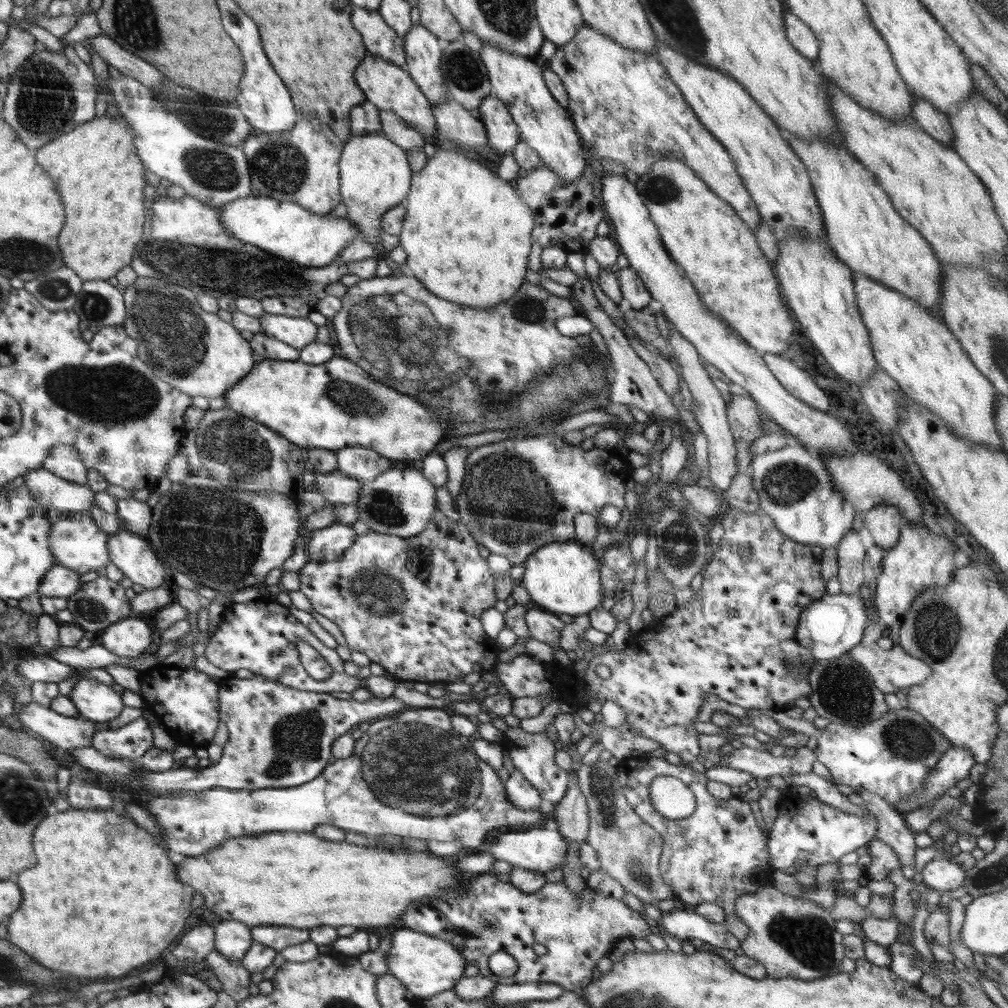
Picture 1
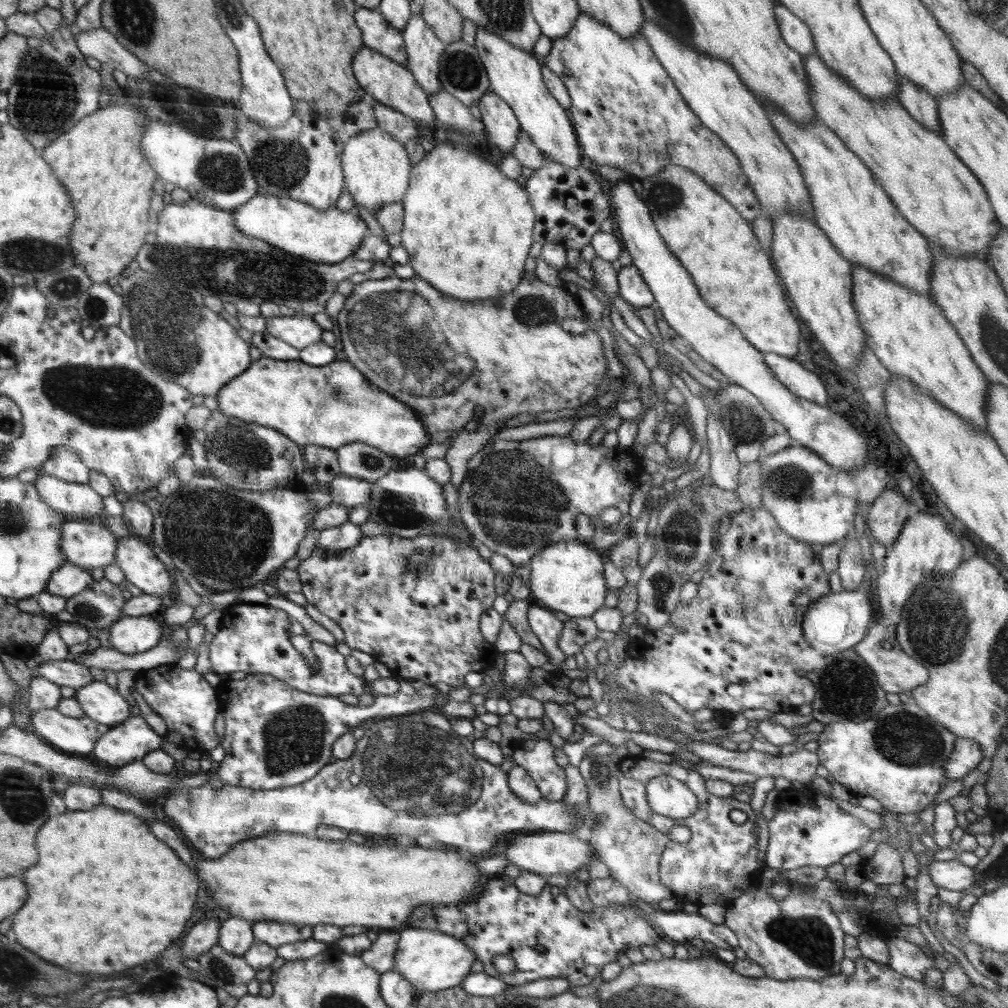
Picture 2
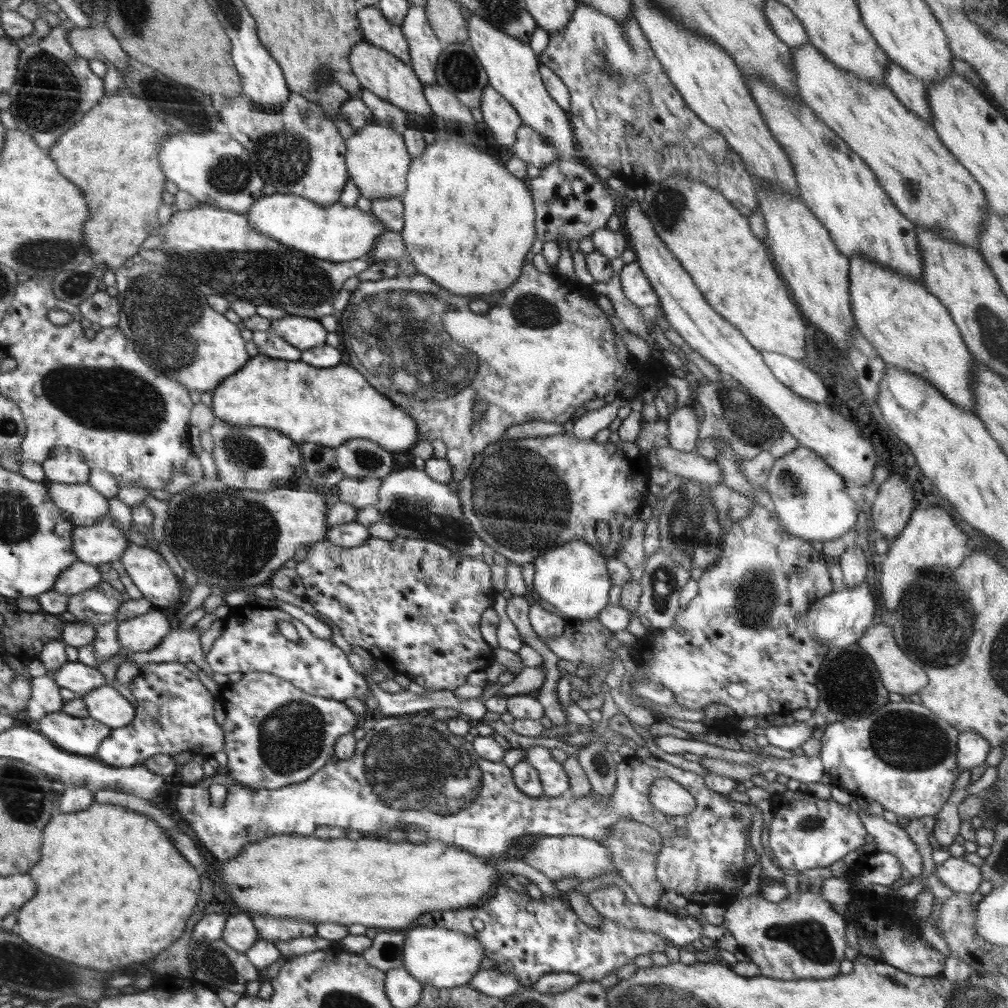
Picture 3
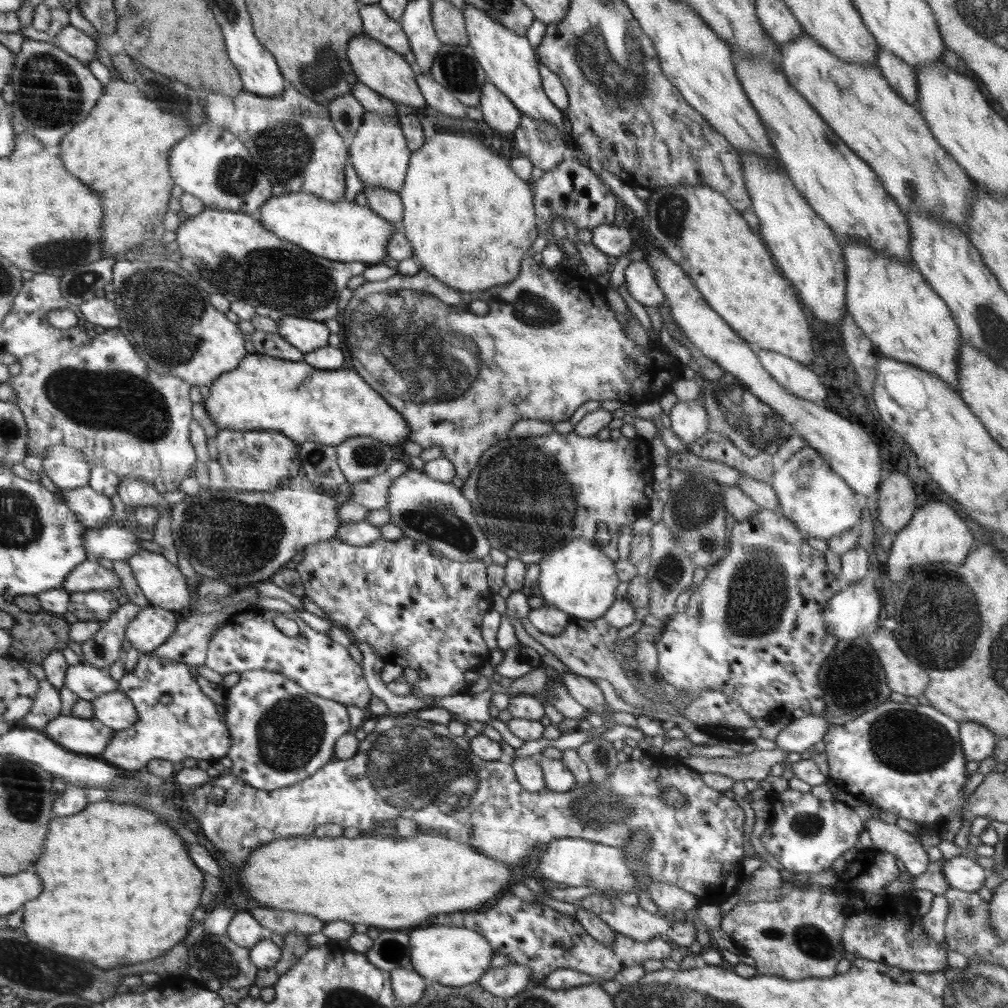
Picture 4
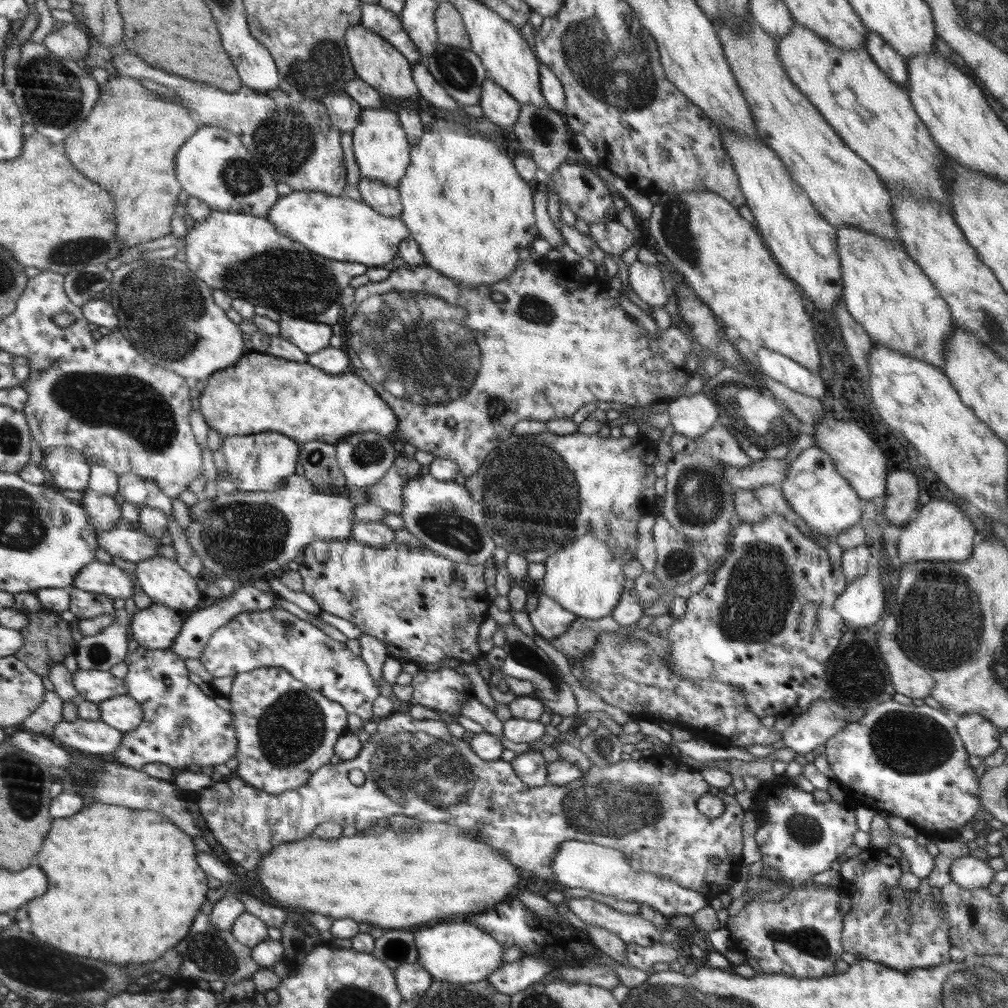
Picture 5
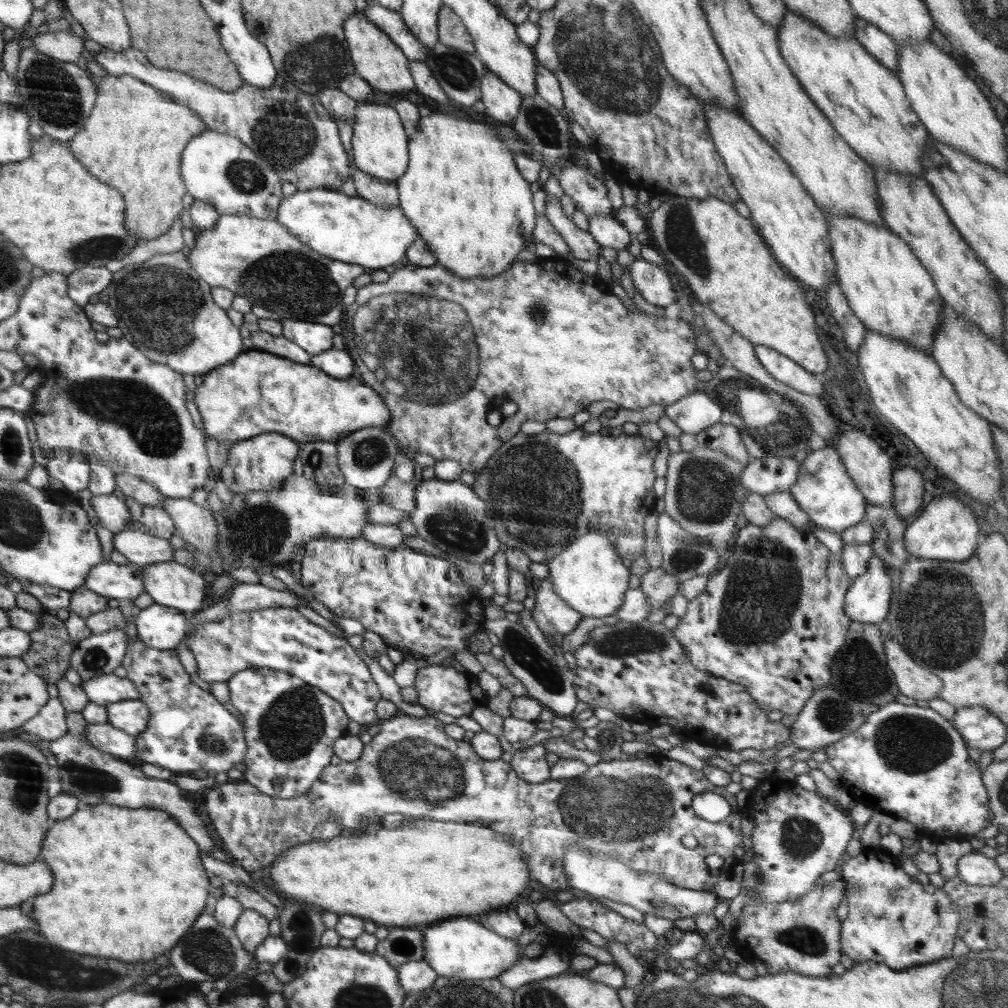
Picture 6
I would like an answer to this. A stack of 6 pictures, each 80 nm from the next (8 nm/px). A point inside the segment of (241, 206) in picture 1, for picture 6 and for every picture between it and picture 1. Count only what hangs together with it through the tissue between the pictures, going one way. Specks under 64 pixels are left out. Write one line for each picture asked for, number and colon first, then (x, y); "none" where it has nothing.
2: (329, 236)
3: (338, 233)
4: (344, 231)
5: (338, 227)
6: (352, 229)

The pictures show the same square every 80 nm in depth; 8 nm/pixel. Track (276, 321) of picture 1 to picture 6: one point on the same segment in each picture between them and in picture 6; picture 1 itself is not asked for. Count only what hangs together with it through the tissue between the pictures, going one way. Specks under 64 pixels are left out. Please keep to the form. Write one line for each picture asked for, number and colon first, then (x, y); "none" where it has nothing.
2: (300, 331)
3: (304, 333)
4: (308, 335)
5: (309, 336)
6: (313, 337)

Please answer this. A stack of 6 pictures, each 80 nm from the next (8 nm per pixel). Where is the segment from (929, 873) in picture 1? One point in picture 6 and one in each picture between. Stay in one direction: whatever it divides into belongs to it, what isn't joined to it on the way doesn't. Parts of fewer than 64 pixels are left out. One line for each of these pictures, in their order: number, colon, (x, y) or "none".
2: (953, 875)
3: (959, 875)
4: (965, 874)
5: (968, 872)
6: (975, 869)

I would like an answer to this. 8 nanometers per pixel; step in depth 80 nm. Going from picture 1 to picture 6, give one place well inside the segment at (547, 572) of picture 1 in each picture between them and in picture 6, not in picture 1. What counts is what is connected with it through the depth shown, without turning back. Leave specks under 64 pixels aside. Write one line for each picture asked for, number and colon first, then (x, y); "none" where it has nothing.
2: (568, 577)
3: (573, 577)
4: (579, 578)
5: (584, 577)
6: (588, 574)

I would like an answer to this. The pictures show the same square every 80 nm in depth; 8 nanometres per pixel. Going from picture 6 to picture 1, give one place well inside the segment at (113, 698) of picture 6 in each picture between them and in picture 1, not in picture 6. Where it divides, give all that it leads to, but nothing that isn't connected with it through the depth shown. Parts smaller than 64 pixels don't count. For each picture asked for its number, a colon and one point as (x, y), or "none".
1: (43, 668)
2: (64, 673)
3: (80, 678)
4: (87, 682)
5: (95, 686)

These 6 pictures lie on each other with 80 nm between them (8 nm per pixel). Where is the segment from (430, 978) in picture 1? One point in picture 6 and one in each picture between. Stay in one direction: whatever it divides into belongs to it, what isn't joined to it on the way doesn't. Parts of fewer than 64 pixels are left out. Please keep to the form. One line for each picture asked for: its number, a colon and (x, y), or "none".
2: (433, 961)
3: (443, 958)
4: (452, 955)
5: (459, 952)
6: (462, 948)

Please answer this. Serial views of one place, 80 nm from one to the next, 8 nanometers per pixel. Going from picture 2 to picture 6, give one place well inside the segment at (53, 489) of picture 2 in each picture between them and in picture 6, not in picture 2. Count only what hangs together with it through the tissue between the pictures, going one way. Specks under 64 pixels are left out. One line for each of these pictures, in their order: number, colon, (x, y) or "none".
3: (89, 506)
4: (96, 509)
5: (104, 512)
6: (112, 513)

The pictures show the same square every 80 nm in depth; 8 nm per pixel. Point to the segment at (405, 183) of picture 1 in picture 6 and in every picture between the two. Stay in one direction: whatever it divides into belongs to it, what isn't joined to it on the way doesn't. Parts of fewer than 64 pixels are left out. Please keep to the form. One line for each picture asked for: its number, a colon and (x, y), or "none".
2: (377, 167)
3: (377, 157)
4: (380, 155)
5: (382, 150)
6: (381, 146)

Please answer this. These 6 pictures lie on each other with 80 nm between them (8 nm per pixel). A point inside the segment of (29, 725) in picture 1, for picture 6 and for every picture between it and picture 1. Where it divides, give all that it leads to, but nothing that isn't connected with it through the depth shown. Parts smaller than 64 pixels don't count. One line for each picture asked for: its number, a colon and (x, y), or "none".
2: (76, 735)
3: (80, 735)
4: (89, 737)
5: (96, 737)
6: (104, 737)

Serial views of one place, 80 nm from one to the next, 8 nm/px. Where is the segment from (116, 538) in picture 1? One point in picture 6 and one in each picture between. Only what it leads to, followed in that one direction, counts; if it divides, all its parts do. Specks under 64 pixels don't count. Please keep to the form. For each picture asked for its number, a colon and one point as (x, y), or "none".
2: (140, 565)
3: (148, 570)
4: (162, 584)
5: (165, 582)
6: (169, 583)

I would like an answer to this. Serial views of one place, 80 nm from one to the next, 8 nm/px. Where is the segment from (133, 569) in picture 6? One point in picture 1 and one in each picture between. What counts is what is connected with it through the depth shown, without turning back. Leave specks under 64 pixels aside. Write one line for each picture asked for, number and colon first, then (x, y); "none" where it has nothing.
1: (59, 581)
2: (69, 580)
3: (79, 576)
4: (89, 575)
5: (108, 579)

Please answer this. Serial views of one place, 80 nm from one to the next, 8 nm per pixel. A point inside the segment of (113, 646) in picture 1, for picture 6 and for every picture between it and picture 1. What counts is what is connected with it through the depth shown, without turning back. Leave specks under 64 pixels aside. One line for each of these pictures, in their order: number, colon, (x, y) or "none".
2: (130, 635)
3: (141, 634)
4: (152, 627)
5: (157, 627)
6: (160, 626)

